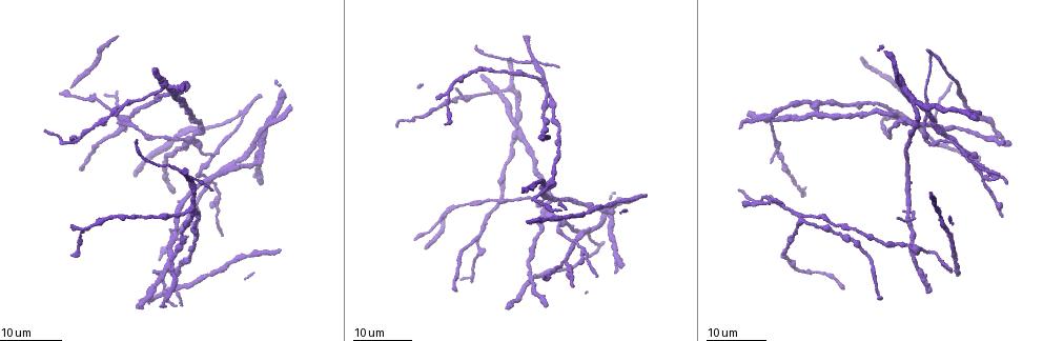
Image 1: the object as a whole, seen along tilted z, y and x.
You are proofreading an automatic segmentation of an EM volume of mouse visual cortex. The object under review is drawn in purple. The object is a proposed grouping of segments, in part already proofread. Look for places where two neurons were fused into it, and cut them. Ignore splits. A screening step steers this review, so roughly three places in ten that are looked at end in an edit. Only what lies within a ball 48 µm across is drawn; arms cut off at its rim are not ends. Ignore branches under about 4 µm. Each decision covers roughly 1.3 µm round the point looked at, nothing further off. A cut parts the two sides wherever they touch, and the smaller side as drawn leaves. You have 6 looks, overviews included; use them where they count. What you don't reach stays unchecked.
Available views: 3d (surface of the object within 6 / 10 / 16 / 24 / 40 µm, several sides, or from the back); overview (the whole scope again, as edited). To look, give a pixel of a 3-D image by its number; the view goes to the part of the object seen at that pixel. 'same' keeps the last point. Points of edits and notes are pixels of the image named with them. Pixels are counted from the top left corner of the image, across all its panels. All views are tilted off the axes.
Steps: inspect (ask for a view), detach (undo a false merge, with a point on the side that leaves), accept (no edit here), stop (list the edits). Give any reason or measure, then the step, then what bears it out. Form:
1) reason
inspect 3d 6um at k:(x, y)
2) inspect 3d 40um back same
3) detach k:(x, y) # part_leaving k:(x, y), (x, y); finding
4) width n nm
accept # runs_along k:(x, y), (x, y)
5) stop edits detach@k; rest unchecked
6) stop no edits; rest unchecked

three-way junction
inspect 3d 24um at 1:(801, 219)

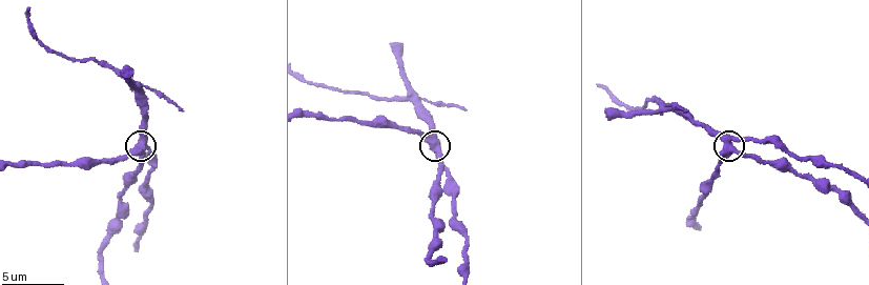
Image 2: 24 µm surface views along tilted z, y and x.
zoom in
inspect 3d 10um at 2:(731, 148)

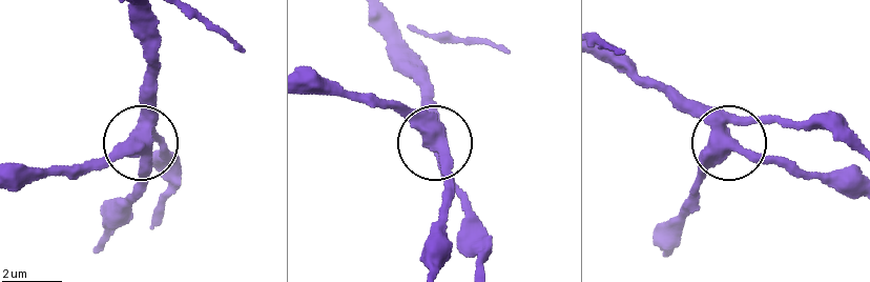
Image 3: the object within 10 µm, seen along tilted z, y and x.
arms 3
accept # continuous, no second neuron

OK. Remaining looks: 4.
looks like a crossing
inspect 3d 6um at 2:(410, 98)

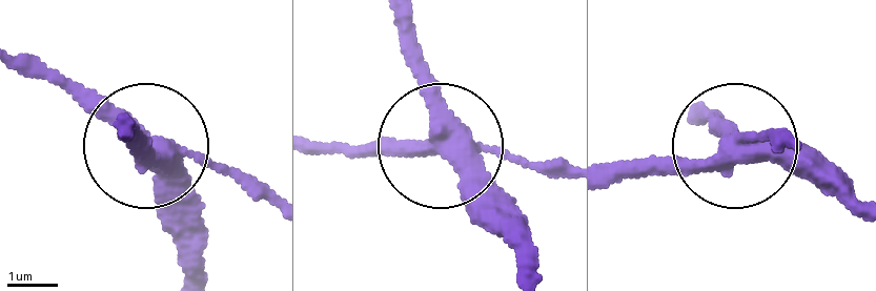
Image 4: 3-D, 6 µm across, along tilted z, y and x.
other side
inspect 3d 6um back at 4:(729, 146)

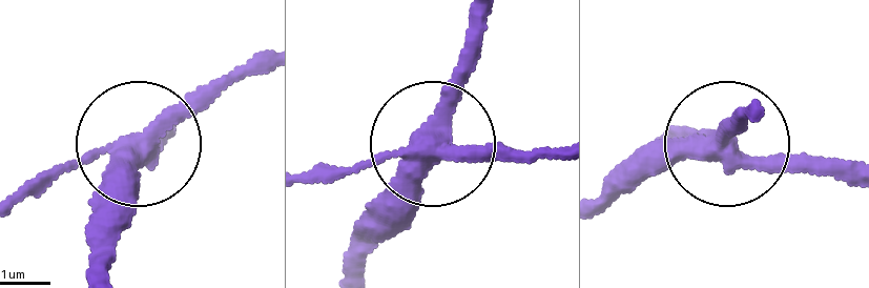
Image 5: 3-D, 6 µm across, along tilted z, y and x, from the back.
width 370 nm
accept # runs_along 5:(598, 206), (719, 153), (847, 168); all the same neuron

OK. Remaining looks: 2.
branch point
inspect 3d 24um at 1:(218, 202)

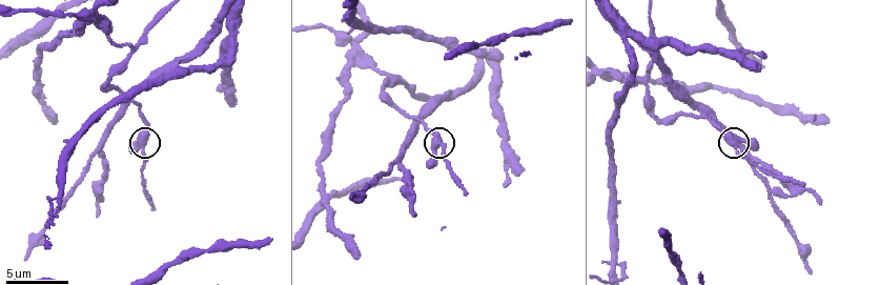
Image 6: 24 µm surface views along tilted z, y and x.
inspect 3d 6um at 6:(435, 145)

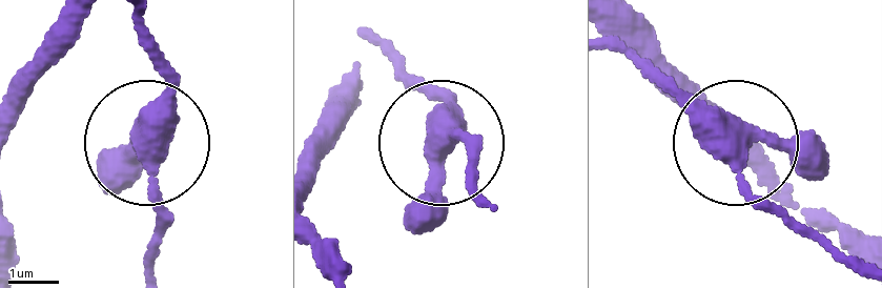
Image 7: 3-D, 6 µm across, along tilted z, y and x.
side_arm 7 um
accept # runs_along 7:(612, 53), (706, 110), (742, 186), (826, 244); one neuron here

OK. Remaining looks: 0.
stop no edits; rest unchecked

